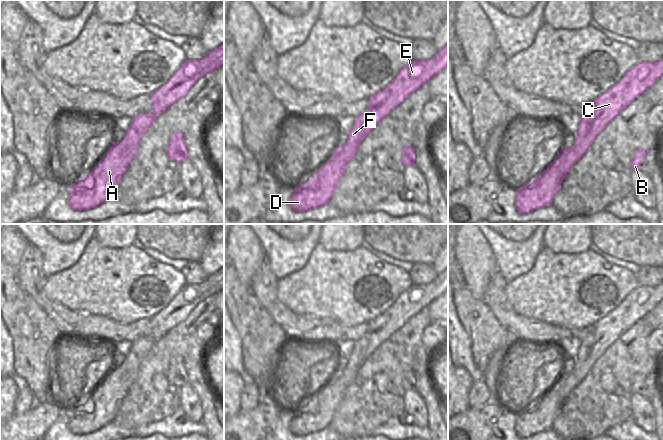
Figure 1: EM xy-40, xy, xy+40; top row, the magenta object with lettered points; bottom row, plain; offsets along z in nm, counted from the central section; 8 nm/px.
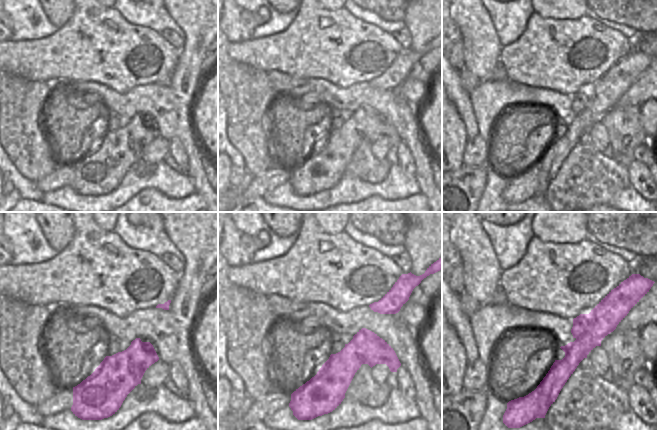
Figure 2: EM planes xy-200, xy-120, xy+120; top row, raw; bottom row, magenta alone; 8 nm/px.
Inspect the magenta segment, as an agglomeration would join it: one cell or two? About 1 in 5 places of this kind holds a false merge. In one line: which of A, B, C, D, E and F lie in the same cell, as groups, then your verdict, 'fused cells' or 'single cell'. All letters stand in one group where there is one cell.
A B D F / C E | fused cells

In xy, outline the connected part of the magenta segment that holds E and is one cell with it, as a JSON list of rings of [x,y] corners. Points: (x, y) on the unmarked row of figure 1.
[[[448,269],[430,284],[413,284],[380,315],[369,321],[365,335],[369,341],[365,359],[371,356],[394,332],[399,330],[412,316],[428,307],[434,300],[448,291]]]

